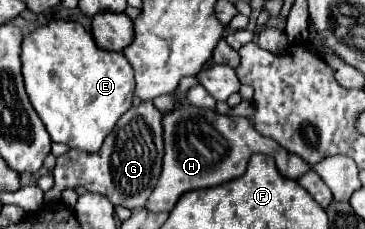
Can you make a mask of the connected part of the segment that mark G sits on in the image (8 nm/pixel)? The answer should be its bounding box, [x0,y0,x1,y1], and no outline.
[45,102,165,210]

